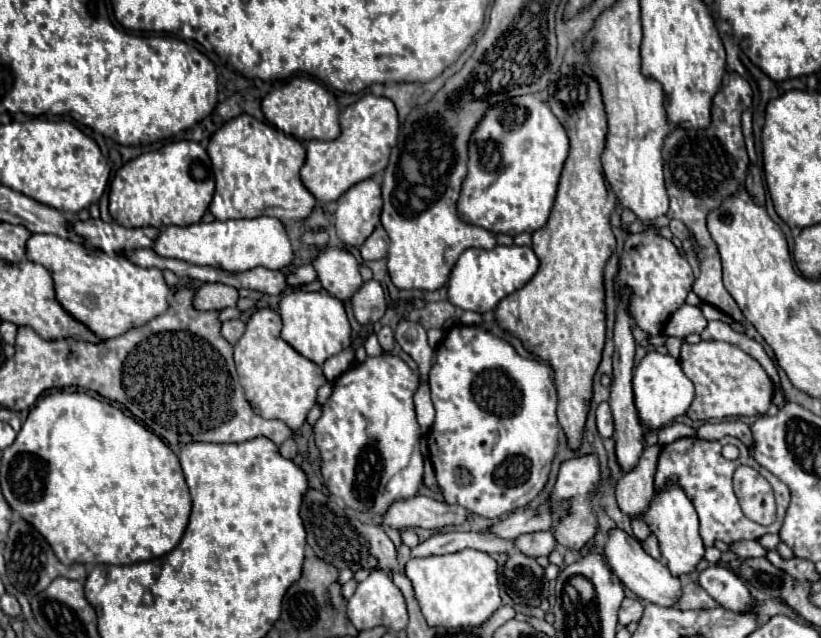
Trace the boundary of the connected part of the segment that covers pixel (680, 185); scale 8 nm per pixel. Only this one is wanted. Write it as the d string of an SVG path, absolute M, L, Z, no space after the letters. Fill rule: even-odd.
M728 72L728 78L724 80L722 88L712 98L710 124L700 130L674 128L666 136L664 150L662 150L666 190L670 196L668 218L682 220L694 238L694 240L683 241L682 248L678 251L681 255L684 252L694 255L700 264L700 274L696 276L692 290L696 292L696 296L702 302L714 304L714 306L718 306L718 310L722 310L734 318L742 318L740 308L722 284L720 254L706 230L706 214L712 208L718 208L720 202L724 200L724 196L734 194L740 188L740 184L744 184L746 168L748 168L748 154L746 154L746 144L744 144L744 136L742 136L740 116L750 104L752 104L750 84L736 72ZM694 244L700 246L698 253L695 253L693 249Z

